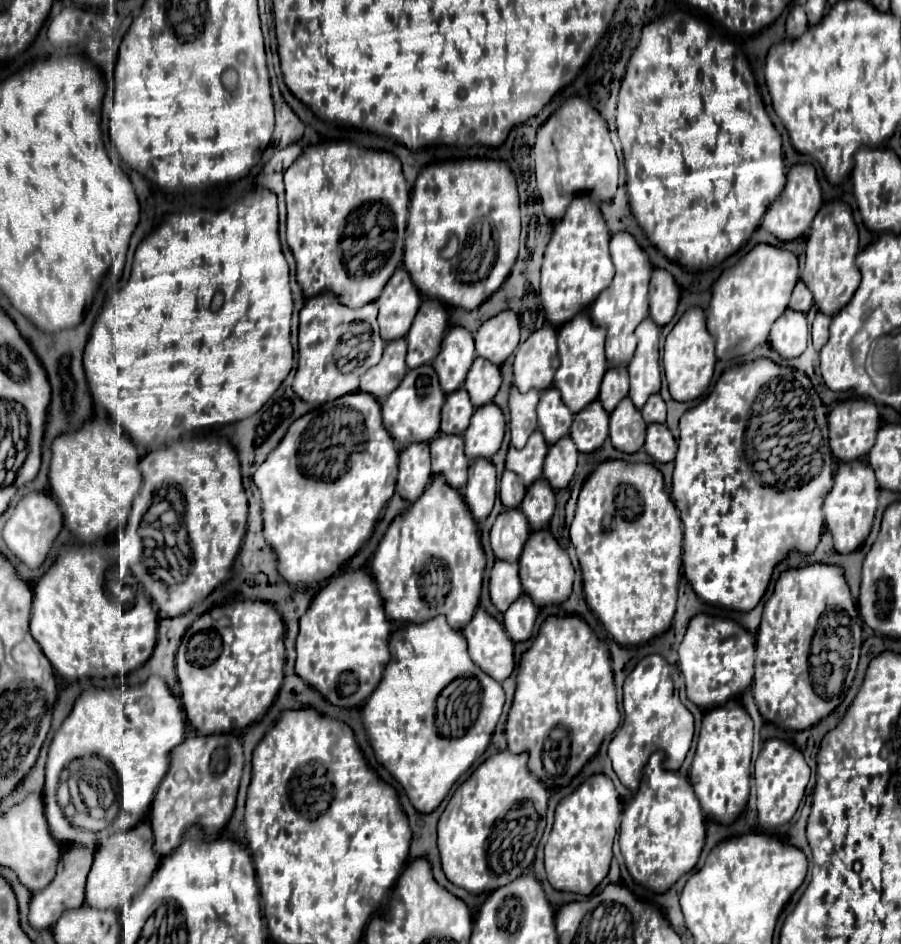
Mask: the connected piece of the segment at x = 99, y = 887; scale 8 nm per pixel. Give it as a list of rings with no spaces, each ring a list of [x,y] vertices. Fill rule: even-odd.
[[[140,823],[126,833],[110,835],[94,853],[94,865],[86,883],[86,905],[92,905],[94,909],[122,909],[142,891],[158,865],[160,859],[156,859],[148,823]]]

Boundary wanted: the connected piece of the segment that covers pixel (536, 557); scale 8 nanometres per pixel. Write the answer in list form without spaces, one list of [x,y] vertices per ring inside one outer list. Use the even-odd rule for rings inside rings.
[[[548,529],[530,533],[518,563],[520,563],[522,589],[524,589],[524,593],[528,593],[528,597],[532,597],[532,601],[538,607],[560,605],[570,597],[572,583],[574,583],[574,567],[570,563],[568,553],[556,543],[556,539],[552,537],[552,533]]]

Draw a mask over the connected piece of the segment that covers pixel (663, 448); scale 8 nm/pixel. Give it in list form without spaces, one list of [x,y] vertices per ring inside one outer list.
[[[650,425],[646,433],[646,445],[644,451],[656,461],[656,463],[670,463],[676,457],[676,439],[668,431],[666,425]]]

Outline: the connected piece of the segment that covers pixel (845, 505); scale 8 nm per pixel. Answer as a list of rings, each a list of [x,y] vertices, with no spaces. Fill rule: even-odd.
[[[860,459],[860,461],[838,465],[836,483],[824,501],[824,523],[826,523],[826,529],[832,533],[834,549],[838,553],[856,551],[870,535],[876,505],[878,505],[878,491],[880,489],[876,485],[876,477],[872,473],[872,467],[866,461]]]

